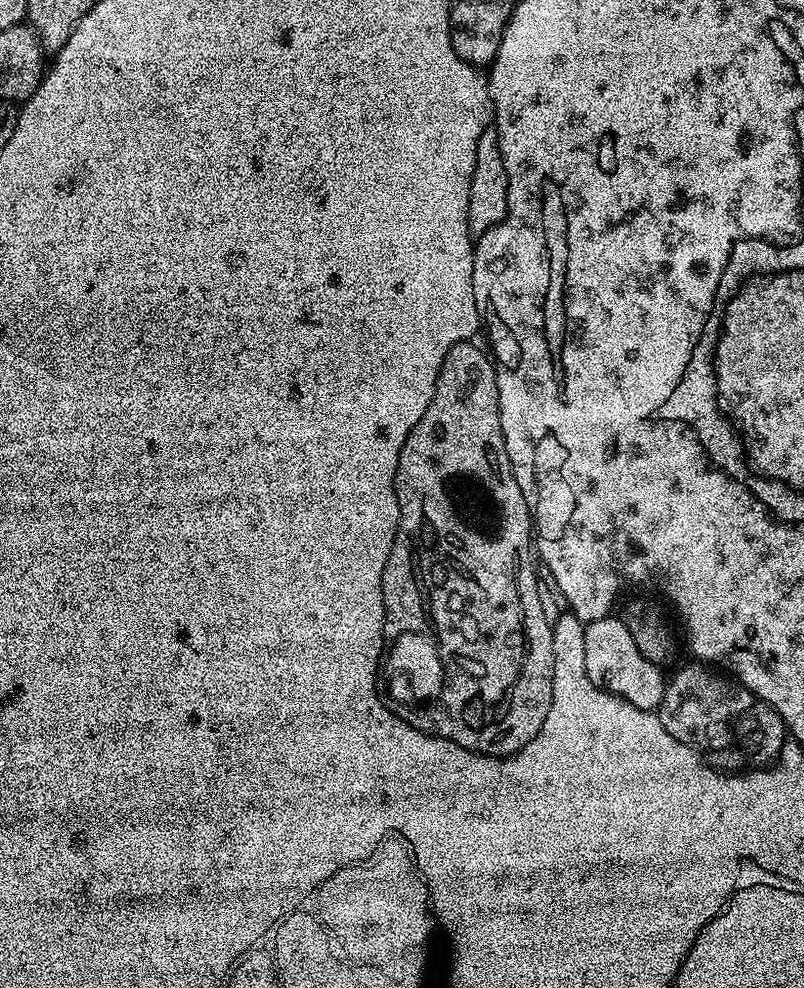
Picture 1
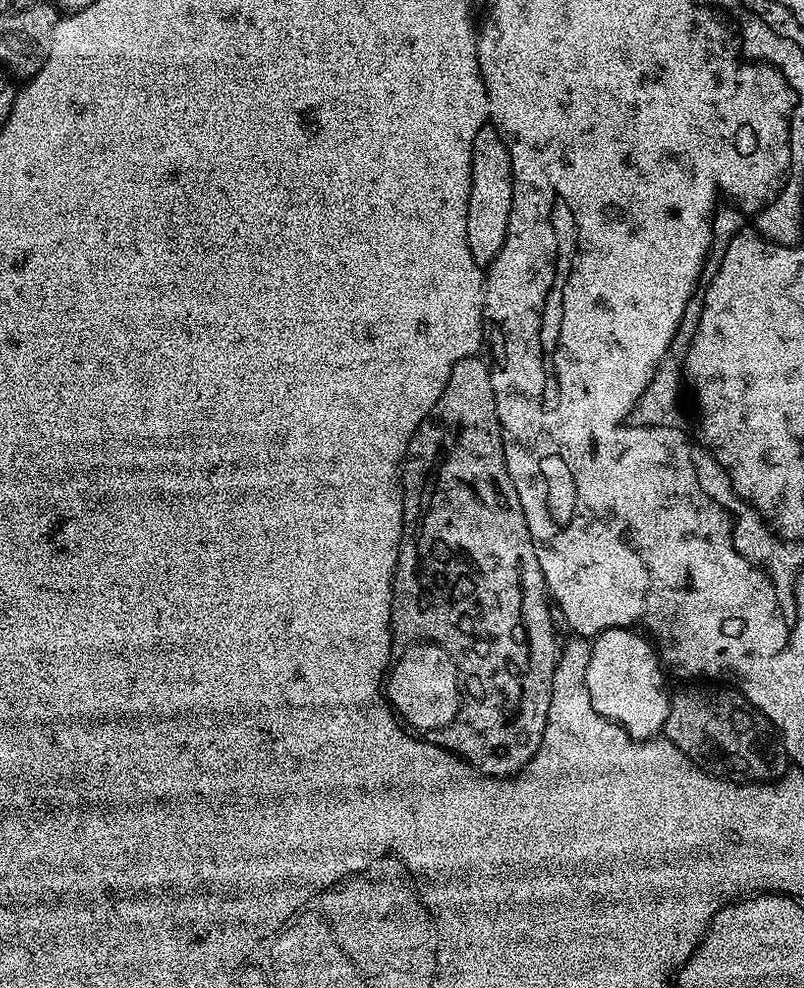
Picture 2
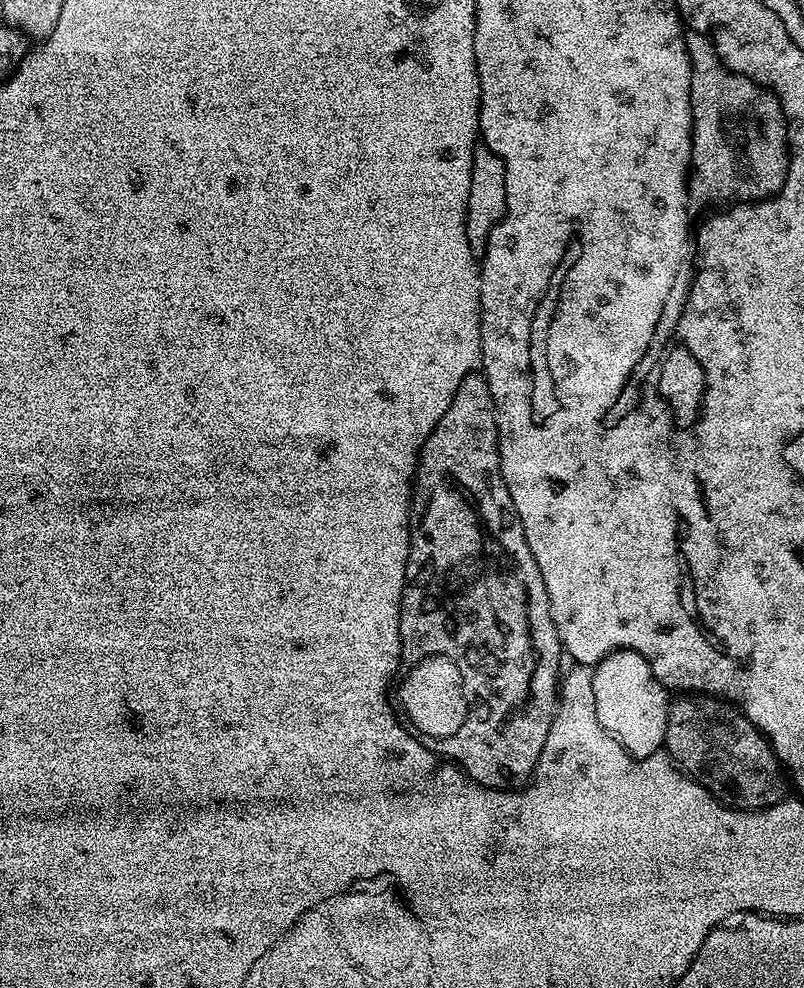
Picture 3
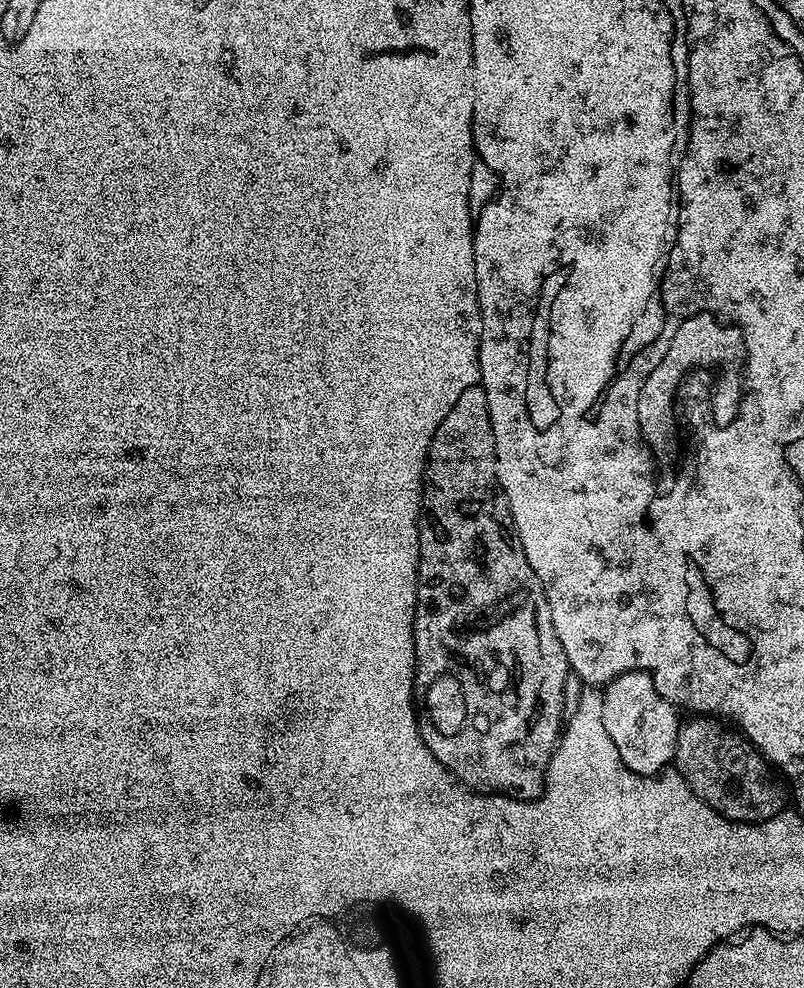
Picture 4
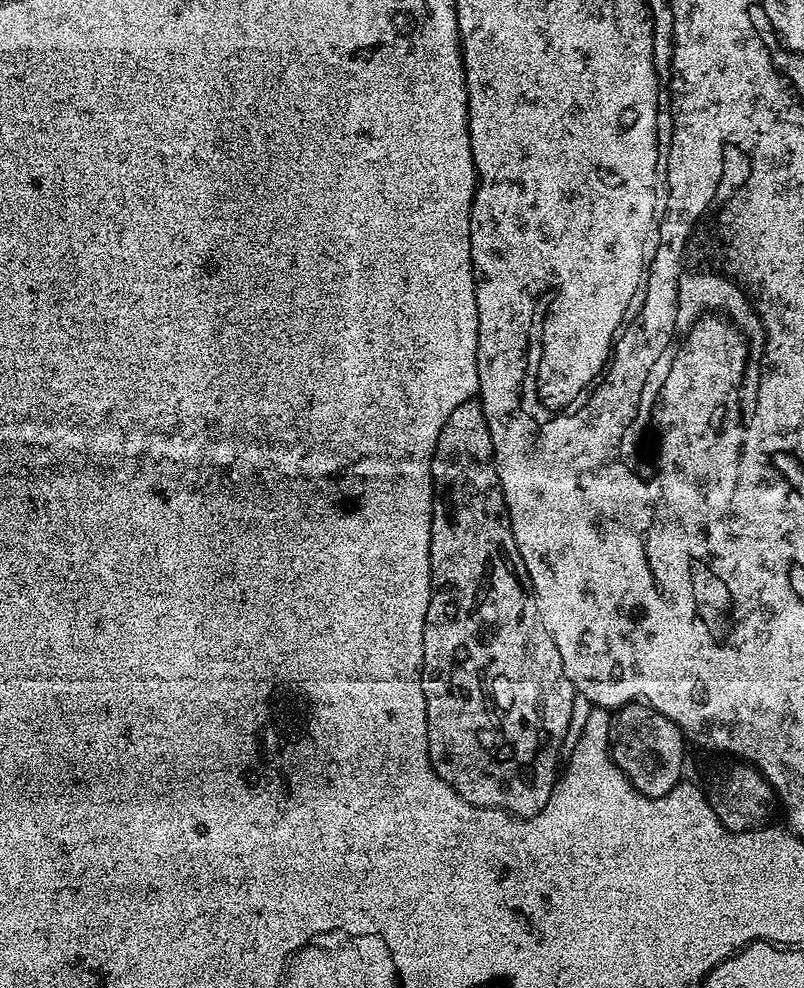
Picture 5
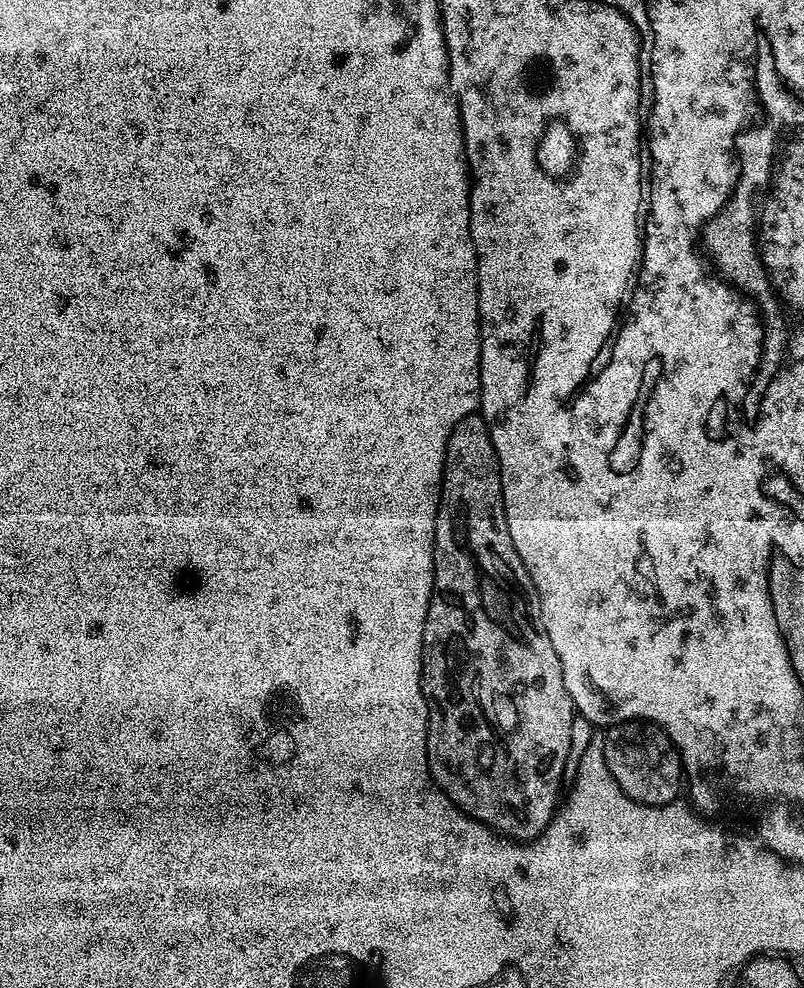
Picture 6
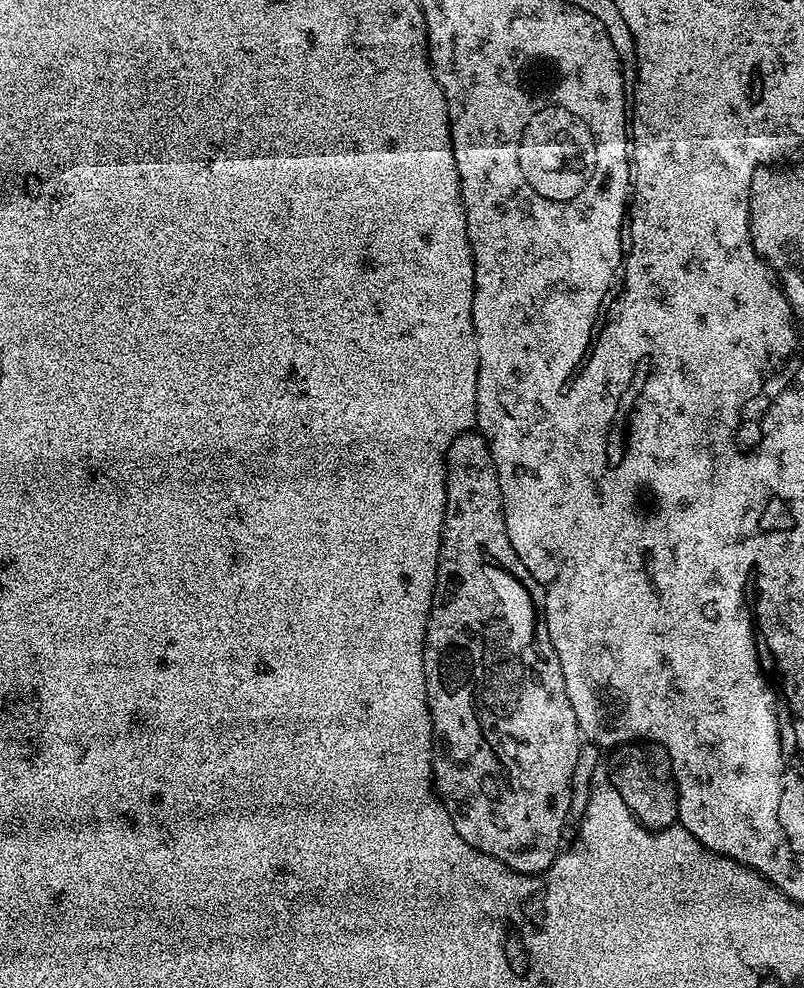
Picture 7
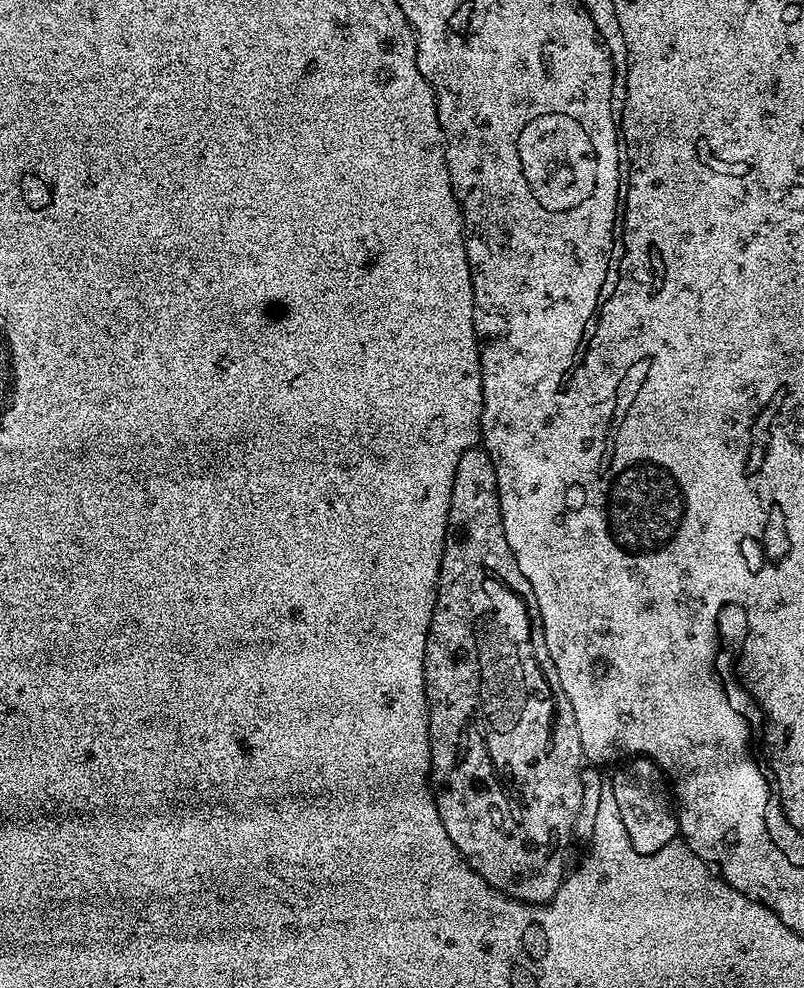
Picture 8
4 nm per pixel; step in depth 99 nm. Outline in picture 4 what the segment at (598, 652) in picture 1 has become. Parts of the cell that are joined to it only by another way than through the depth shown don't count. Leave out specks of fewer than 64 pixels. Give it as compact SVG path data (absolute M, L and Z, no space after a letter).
M627 672L617 676L603 689L603 694L602 722L606 726L606 734L610 734L610 742L618 746L622 762L626 762L626 766L639 776L663 773L676 758L676 743L682 723L681 717L676 717L676 705L658 694L652 677L646 672Z

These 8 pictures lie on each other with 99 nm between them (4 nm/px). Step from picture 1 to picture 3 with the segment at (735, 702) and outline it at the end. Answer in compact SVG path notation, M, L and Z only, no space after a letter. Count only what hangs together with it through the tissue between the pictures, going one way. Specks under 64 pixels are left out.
M688 694L683 698L680 698L680 701L678 701L677 704L675 701L668 710L668 725L666 726L666 734L664 735L664 748L666 749L667 755L671 756L673 761L675 761L687 775L700 783L707 792L712 793L721 804L727 807L755 810L757 808L769 808L780 800L785 799L786 792L784 792L784 780L786 784L786 772L781 765L780 759L776 757L776 751L773 750L772 743L770 743L770 741L768 741L768 739L744 717L744 713L741 712L739 708L717 697L707 694Z

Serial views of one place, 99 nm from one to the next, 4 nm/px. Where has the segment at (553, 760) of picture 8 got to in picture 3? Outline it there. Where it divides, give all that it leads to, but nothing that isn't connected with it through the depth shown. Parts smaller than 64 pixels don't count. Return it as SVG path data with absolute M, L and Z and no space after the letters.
M483 375L467 376L462 386L458 386L446 414L442 414L438 426L434 426L430 438L426 438L420 451L410 505L410 550L406 581L400 603L400 659L406 667L399 677L398 688L400 684L399 707L402 712L404 707L403 715L406 717L407 727L422 742L422 746L463 768L471 780L477 780L488 788L519 790L525 787L535 773L546 734L550 734L550 726L556 717L558 685L562 679L562 645L552 621L550 602L546 586L542 582L542 574L538 570L538 562L534 562L534 554L530 554L524 527L514 510L510 490L506 490L506 482L500 473L500 435L496 425L496 407L490 394L490 386Z

